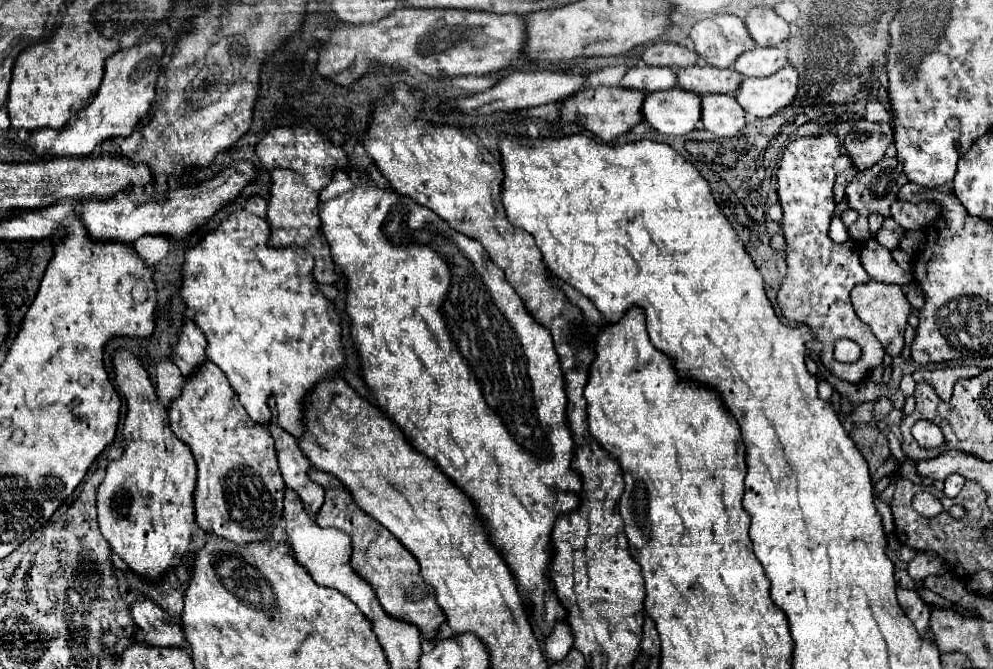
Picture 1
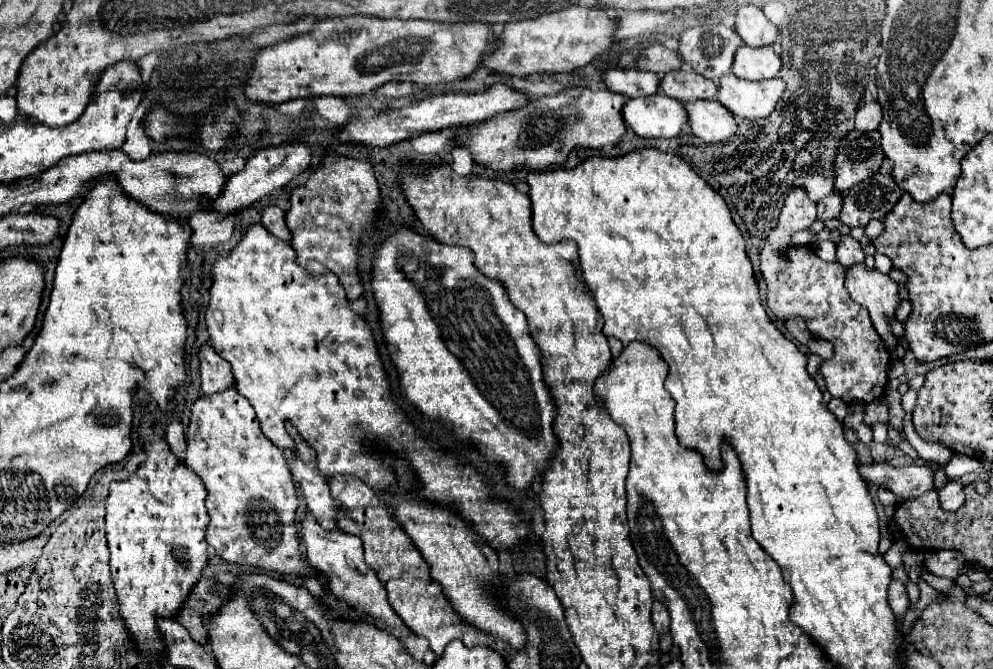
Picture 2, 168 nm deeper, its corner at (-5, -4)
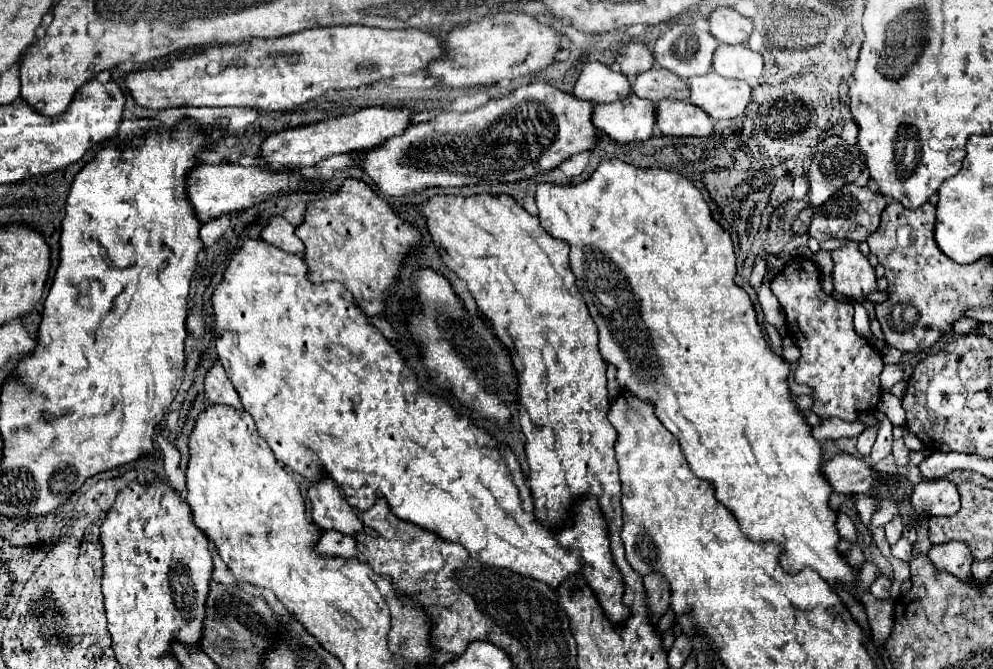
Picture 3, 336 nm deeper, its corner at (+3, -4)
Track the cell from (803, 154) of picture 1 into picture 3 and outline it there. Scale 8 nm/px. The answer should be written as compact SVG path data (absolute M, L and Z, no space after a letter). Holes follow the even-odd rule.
M800 259L790 261L786 269L774 277L770 289L786 315L788 335L802 351L796 383L806 383L814 389L812 411L822 419L838 417L844 421L854 421L860 413L874 411L882 397L880 373L884 363L880 351L854 331L852 303L838 301L824 293L820 269L814 267L814 263L800 263Z

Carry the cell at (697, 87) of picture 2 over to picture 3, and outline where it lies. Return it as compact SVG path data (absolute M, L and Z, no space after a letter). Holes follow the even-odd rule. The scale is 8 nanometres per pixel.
M654 67L652 71L646 71L642 75L638 75L632 83L632 91L638 95L638 97L644 97L644 99L650 99L654 103L662 101L662 99L690 99L690 87L688 83L666 71L666 69L658 69Z

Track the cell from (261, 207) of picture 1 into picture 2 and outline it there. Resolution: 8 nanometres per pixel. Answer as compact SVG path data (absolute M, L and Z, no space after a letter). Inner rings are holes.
M266 207L264 211L262 211L262 225L274 235L274 237L278 237L278 239L282 239L282 241L286 241L286 243L290 243L290 233L288 233L288 227L286 227L286 213L282 211L282 209L278 209L278 207Z

